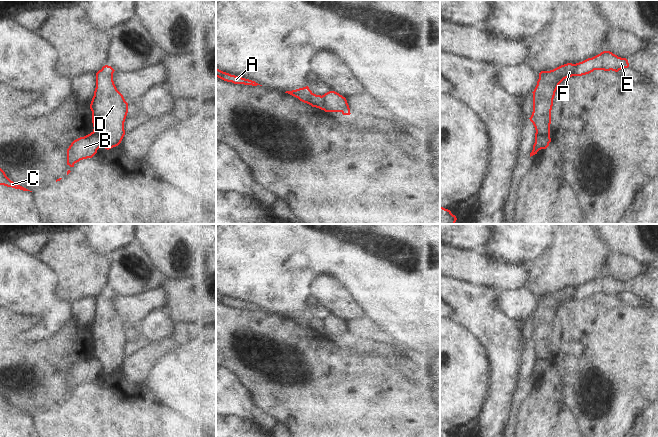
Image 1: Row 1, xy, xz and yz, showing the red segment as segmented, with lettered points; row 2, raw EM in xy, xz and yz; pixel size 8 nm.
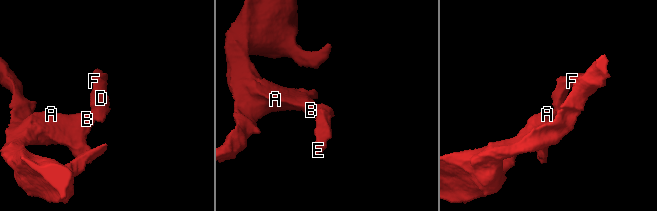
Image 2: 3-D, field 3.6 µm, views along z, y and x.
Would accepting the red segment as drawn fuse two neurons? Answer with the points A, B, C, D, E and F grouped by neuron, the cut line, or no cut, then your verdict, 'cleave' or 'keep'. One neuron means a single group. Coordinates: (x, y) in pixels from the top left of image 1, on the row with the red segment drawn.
A B C / D E F; cut in xy along (92, 132), (100, 139), (102, 146); cleave

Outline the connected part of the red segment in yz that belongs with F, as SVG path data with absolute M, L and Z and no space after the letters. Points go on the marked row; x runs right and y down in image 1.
M610 51L588 58L582 62L567 63L550 71L541 71L533 93L533 112L530 121L533 123L536 133L535 139L550 136L551 110L553 99L559 84L566 78L582 76L594 70L615 71L628 68L626 58L618 57Z

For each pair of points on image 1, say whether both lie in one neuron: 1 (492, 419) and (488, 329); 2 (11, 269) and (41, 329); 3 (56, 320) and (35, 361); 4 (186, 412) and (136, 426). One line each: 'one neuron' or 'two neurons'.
1: one neuron
2: one neuron
3: two neurons
4: two neurons

